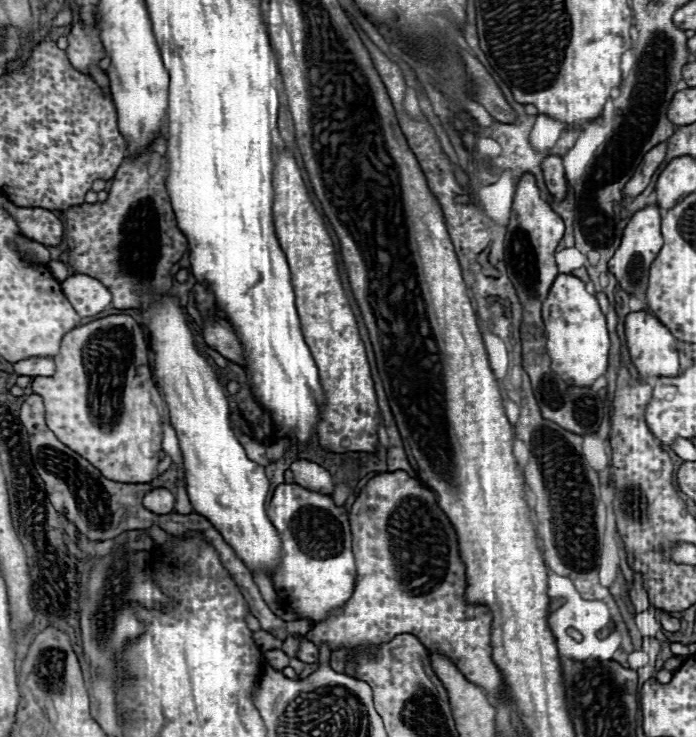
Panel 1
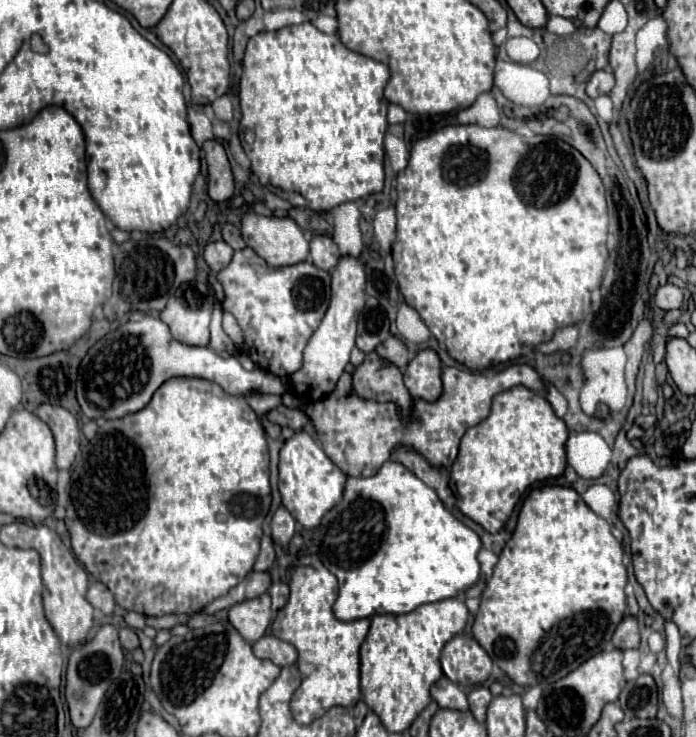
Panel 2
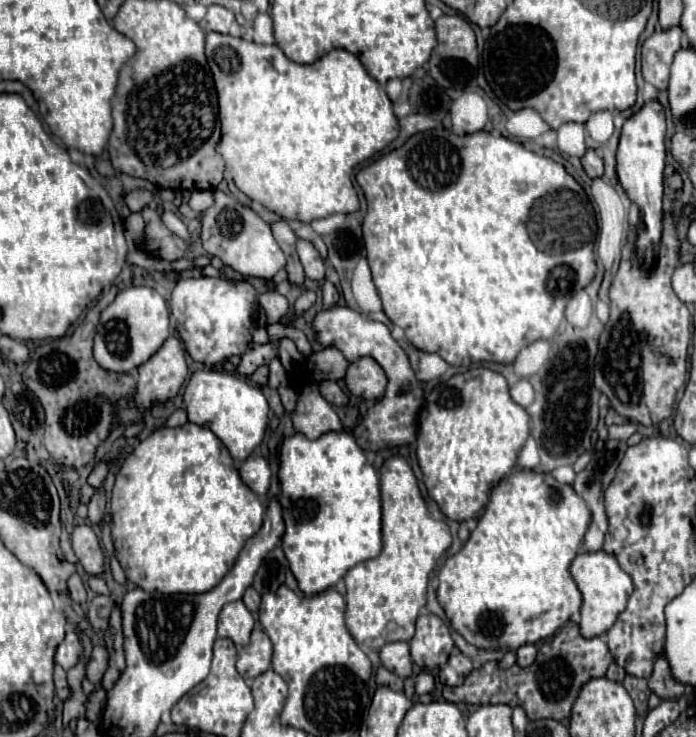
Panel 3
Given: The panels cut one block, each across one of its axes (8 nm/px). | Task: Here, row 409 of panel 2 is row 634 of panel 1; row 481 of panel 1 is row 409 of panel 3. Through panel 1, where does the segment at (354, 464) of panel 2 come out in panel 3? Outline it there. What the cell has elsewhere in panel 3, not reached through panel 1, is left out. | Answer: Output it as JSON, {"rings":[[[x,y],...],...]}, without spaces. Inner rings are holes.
{"rings":[[[332,306],[328,310],[322,310],[314,316],[312,330],[316,334],[316,340],[320,346],[336,346],[348,362],[354,362],[362,356],[374,358],[386,372],[388,376],[388,388],[382,398],[382,402],[374,404],[366,418],[360,422],[356,428],[354,436],[358,444],[364,450],[380,450],[386,446],[396,446],[396,444],[412,444],[416,440],[416,414],[422,406],[422,382],[416,380],[414,370],[410,368],[408,356],[404,350],[398,346],[398,342],[392,338],[390,330],[382,322],[368,320],[360,312],[348,308],[348,306]]]}

